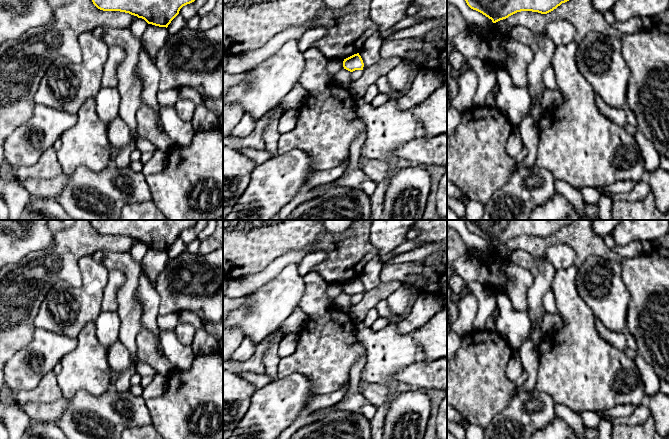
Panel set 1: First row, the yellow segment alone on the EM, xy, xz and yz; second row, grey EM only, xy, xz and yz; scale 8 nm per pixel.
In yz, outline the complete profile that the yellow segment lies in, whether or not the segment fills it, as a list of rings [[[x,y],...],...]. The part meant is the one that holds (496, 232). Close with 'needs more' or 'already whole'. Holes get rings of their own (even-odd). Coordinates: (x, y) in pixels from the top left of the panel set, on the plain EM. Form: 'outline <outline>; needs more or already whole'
outline [[[464,220],[467,229],[493,247],[521,236],[532,235],[547,238],[572,220]]]; already whole

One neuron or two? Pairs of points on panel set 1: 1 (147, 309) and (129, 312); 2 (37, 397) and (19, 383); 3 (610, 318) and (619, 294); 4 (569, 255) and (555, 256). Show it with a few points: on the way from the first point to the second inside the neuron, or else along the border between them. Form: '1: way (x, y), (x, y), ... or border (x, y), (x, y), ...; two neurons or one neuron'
1: border (137, 287), (143, 326); two neurons
2: border (45, 374), (35, 387), (22, 389), (17, 392); two neurons
3: way (611, 312), (611, 302), (613, 300); one neuron
4: way (566, 255), (558, 255); one neuron

